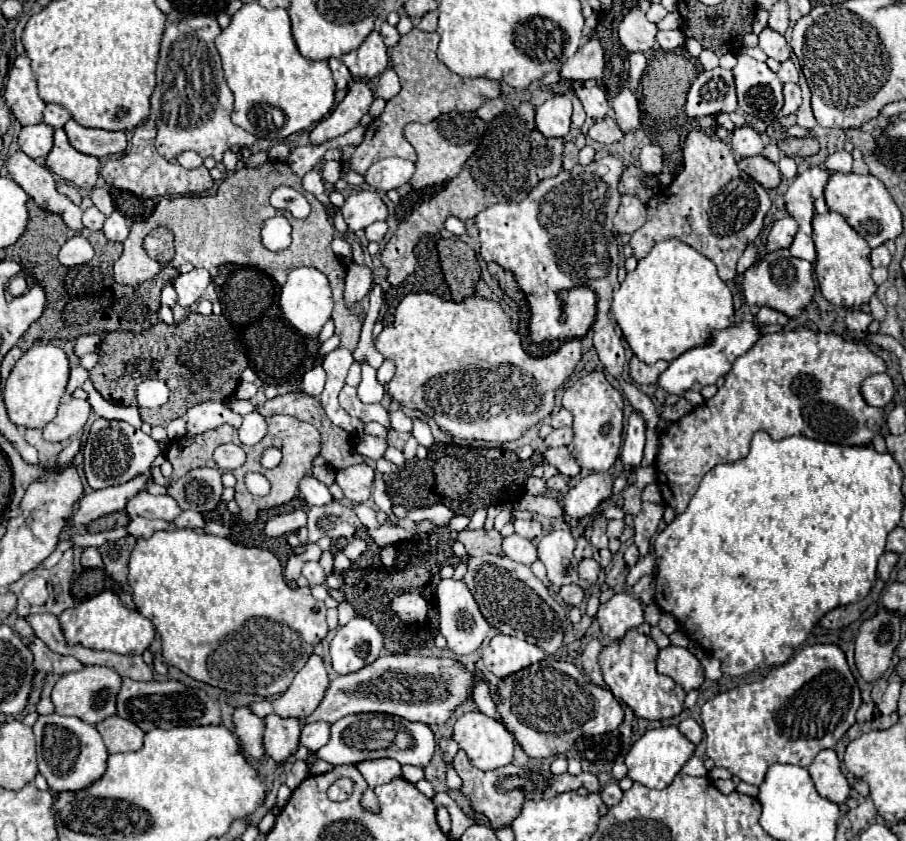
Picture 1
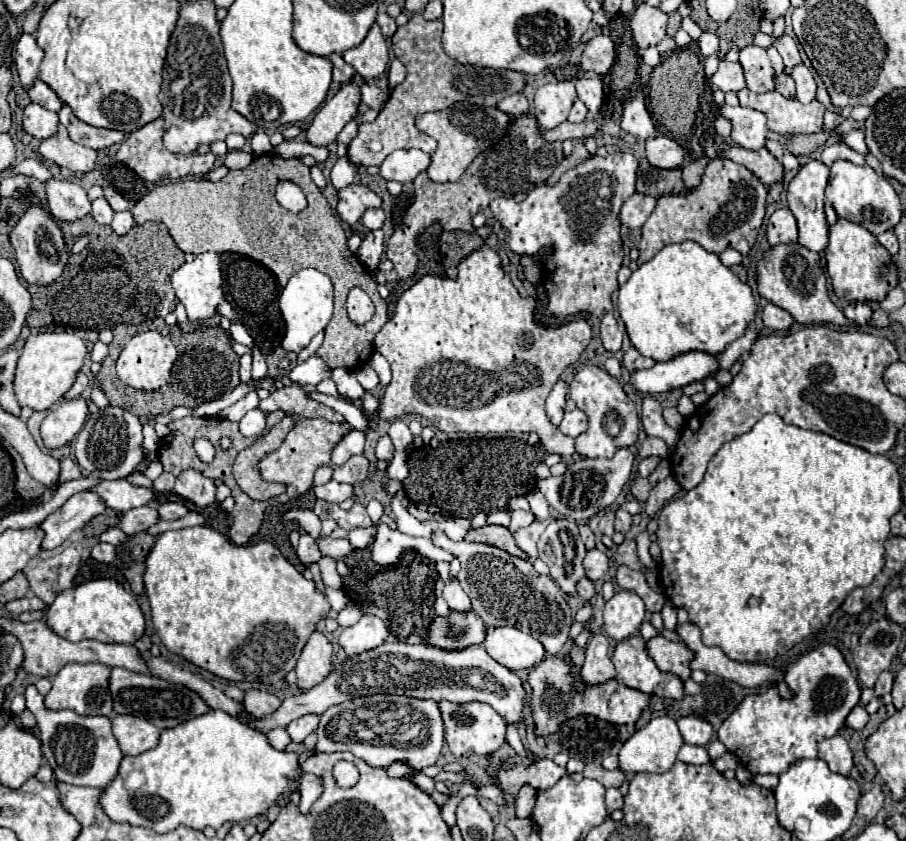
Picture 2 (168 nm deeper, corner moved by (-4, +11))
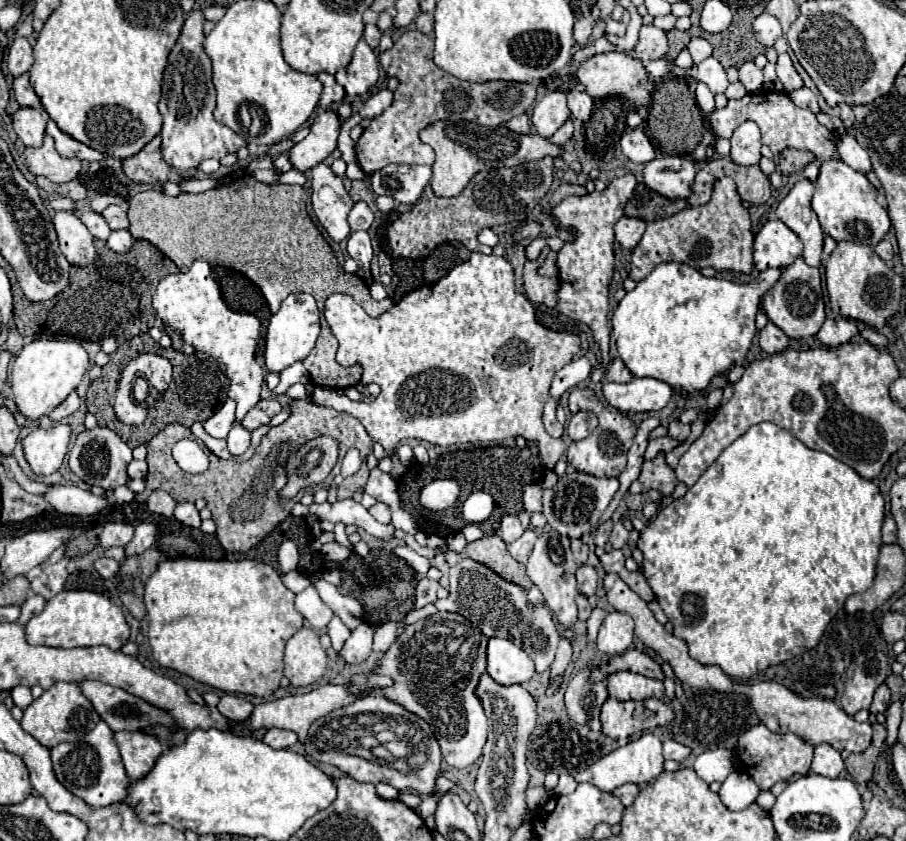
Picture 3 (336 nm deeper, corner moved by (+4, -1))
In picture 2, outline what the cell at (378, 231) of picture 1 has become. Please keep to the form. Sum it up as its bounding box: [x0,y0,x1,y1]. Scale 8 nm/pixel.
[361,208,385,230]

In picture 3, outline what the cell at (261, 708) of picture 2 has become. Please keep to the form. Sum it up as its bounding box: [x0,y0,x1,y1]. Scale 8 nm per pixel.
[217,694,255,720]

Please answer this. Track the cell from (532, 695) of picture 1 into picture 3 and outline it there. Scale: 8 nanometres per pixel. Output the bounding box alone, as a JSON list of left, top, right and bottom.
[599,696,673,740]

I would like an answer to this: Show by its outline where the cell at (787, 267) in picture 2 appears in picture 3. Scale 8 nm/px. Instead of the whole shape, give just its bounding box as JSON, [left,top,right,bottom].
[763,258,825,340]

